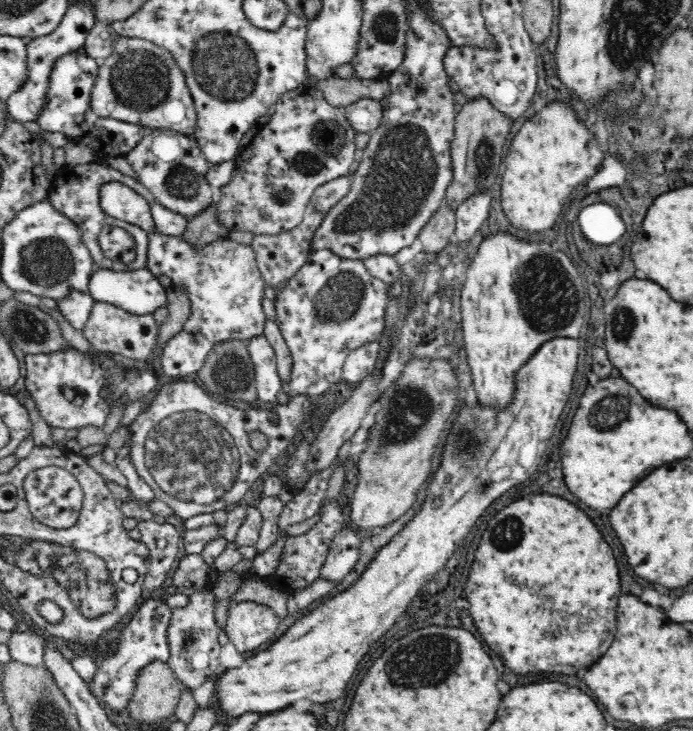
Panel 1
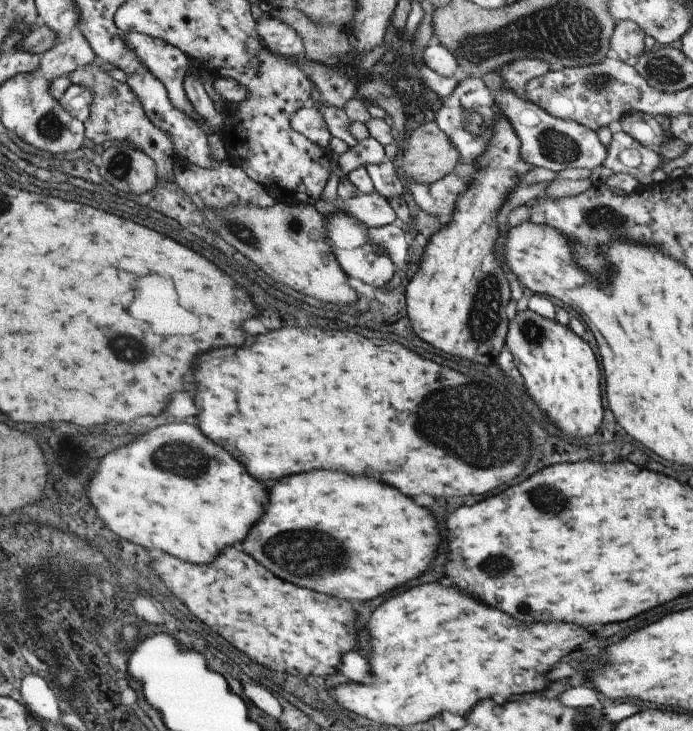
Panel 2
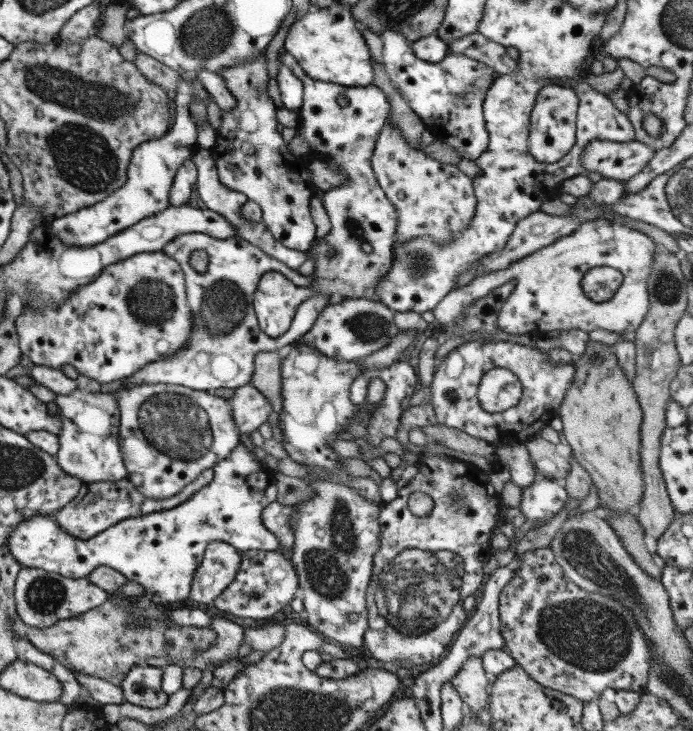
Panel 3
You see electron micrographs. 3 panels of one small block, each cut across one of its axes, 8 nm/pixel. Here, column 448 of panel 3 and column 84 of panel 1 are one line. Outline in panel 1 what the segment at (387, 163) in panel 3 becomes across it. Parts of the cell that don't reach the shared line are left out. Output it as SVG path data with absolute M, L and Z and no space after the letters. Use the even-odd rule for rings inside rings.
M96 162L58 168L58 172L54 174L54 178L52 178L52 182L50 182L52 188L50 188L50 192L48 192L48 202L50 202L56 210L60 210L62 216L70 218L70 220L82 230L82 240L84 240L88 252L92 254L94 262L98 264L98 268L102 268L102 270L114 270L114 272L146 270L148 246L150 246L150 236L148 236L148 232L146 232L144 228L136 226L136 224L130 224L130 222L118 220L118 218L112 218L112 216L106 214L106 212L102 210L102 206L100 206L100 192L102 192L102 186L106 186L106 184L110 184L110 182L126 184L128 188L136 190L138 194L142 194L142 196L148 200L148 204L150 204L150 208L152 208L152 216L154 216L156 230L158 230L158 232L162 232L162 234L166 234L166 236L174 236L174 238L180 238L180 236L184 234L184 230L186 230L186 226L188 226L188 220L190 220L188 216L176 214L174 210L168 210L166 206L158 204L156 198L146 190L146 186L144 186L140 180L122 174L120 170L116 170L116 168L112 168L112 166L104 166L104 164L96 164ZM104 226L120 226L120 228L126 228L126 230L132 234L132 240L134 240L136 246L138 246L138 254L136 254L136 260L134 260L134 262L130 262L130 264L126 266L126 264L122 264L122 262L112 262L112 260L108 260L108 258L102 254L98 234L102 234L102 228L104 228Z

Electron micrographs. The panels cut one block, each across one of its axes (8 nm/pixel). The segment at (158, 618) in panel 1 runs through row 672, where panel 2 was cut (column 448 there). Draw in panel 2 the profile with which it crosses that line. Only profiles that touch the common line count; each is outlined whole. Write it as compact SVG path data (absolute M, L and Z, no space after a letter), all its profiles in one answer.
M467 76L453 88L453 94L441 100L439 110L433 114L433 122L439 126L439 130L449 138L449 142L457 148L461 158L471 158L473 162L485 152L485 146L491 138L491 118L497 112L495 98L491 90L481 82L481 76Z

